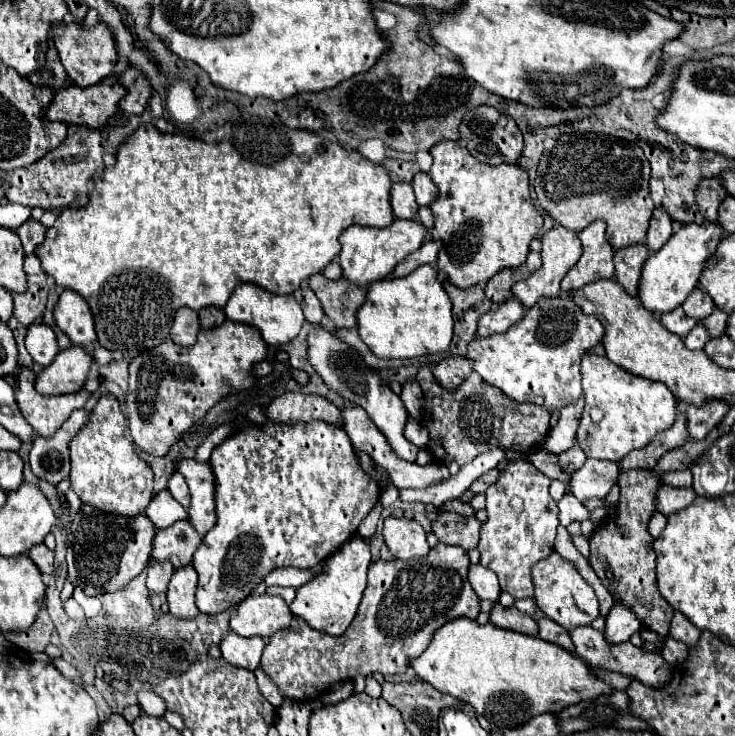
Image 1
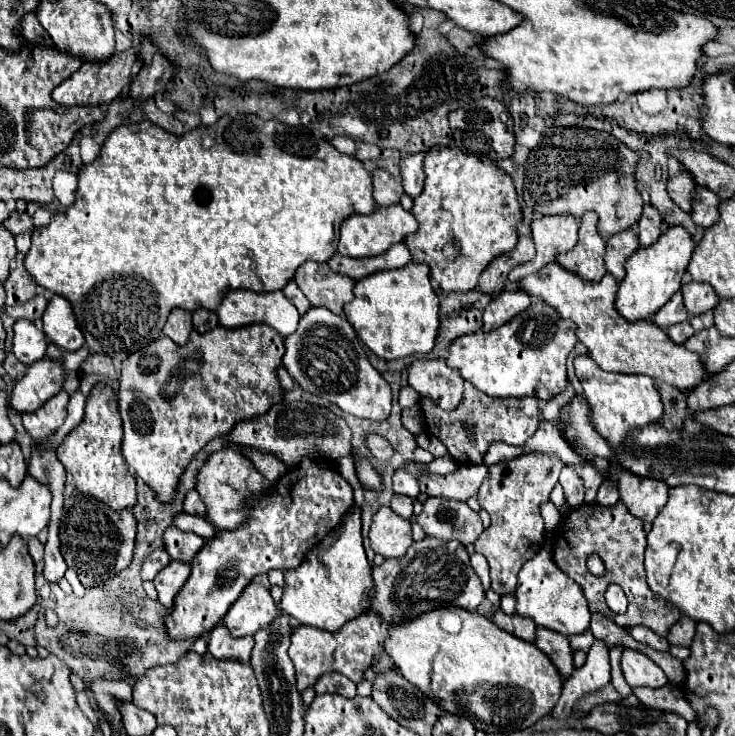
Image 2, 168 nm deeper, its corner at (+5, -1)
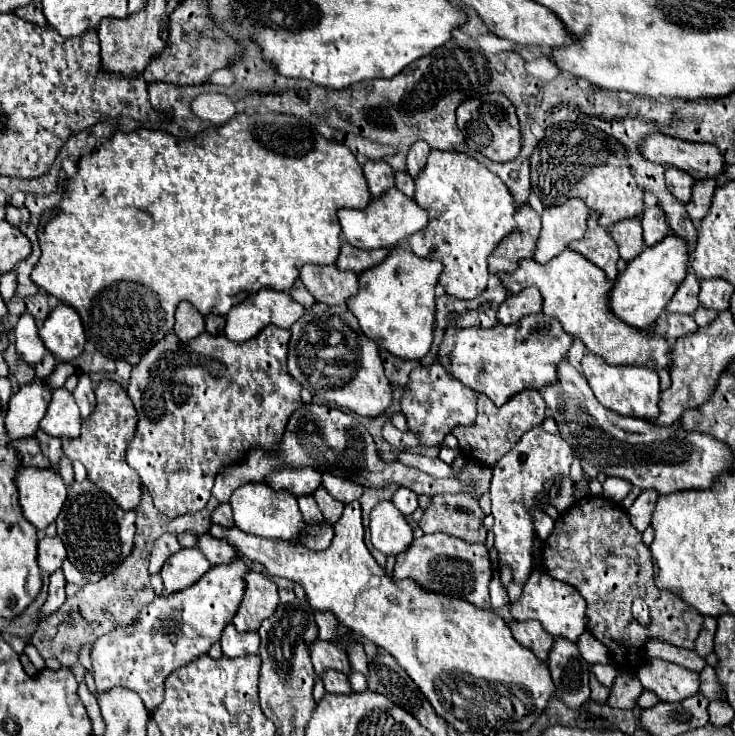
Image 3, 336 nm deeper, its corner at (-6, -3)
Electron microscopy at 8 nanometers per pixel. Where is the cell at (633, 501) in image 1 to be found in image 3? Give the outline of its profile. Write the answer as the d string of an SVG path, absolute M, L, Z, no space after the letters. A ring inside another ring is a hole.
M584 496L584 498L576 500L564 514L560 514L552 534L546 538L546 544L542 550L542 566L548 576L568 582L582 594L582 598L586 600L586 608L588 608L586 610L588 632L608 648L610 660L616 666L616 670L630 672L630 670L636 670L642 664L646 664L646 660L640 656L644 656L644 646L652 638L662 640L672 646L678 646L678 648L694 650L694 640L698 638L698 634L702 630L704 618L698 614L696 608L688 606L678 596L656 588L650 550L648 550L648 546L644 546L642 534L636 532L634 526L630 524L626 510L622 506L618 506L616 502L612 502L604 496ZM634 598L642 598L650 606L650 624L648 626L640 626L636 622L636 618L632 616L632 600Z

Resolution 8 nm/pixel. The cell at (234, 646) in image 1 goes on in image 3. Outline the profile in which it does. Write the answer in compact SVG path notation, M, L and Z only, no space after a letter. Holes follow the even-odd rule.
M228 624L224 628L220 644L222 644L224 656L228 656L228 654L236 654L236 656L258 654L260 636L258 636L258 632L238 632L232 624Z

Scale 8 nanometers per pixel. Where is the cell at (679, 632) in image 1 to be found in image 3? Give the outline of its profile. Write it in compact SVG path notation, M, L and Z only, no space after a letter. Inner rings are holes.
M706 616L702 632L696 638L696 654L706 656L714 650L714 634L716 634L716 618Z

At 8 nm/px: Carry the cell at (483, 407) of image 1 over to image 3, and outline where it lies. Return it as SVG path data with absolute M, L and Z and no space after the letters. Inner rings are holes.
M522 390L516 394L508 404L504 406L492 406L490 398L478 396L478 418L470 426L456 426L452 432L458 438L460 450L466 460L480 460L488 466L494 466L504 452L508 452L524 432L528 432L532 426L540 426L544 422L544 400L538 390Z

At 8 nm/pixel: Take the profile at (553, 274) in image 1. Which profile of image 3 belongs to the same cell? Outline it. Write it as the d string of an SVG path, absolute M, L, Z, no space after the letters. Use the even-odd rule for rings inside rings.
M572 198L562 206L550 206L542 214L542 232L536 242L534 260L546 264L558 256L572 240L580 240L586 230L588 206L580 198Z

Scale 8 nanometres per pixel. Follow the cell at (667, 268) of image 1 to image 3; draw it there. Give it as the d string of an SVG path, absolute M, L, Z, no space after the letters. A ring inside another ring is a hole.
M666 236L662 242L648 246L642 254L630 260L626 270L618 274L610 290L608 302L610 302L612 314L618 316L628 326L634 326L638 330L648 330L656 322L656 318L664 312L676 288L684 280L686 260L688 260L686 254L688 254L688 246L680 238Z

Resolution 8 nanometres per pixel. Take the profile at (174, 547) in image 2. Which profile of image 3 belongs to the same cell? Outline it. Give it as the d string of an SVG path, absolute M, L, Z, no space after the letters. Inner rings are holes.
M200 534L198 548L204 552L208 562L212 562L212 566L230 564L234 560L234 556L240 556L240 552L236 548L232 548L232 544L224 542L220 538L214 538L210 534Z

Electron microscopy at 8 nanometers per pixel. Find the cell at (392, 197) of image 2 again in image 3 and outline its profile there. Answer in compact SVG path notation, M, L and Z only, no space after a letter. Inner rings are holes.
M368 160L362 166L362 172L368 182L368 190L374 198L378 198L386 188L394 186L394 172L384 160Z

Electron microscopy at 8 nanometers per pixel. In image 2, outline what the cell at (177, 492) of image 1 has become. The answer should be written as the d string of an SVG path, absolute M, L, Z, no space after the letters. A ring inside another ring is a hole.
M189 490L189 492L185 494L183 510L189 512L189 514L195 514L195 516L205 516L205 504L201 502L201 498L197 496L195 490Z

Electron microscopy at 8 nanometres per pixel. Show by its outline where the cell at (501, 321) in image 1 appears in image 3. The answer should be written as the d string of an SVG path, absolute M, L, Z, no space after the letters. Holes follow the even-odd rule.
M524 288L518 294L510 294L498 308L498 322L510 324L518 322L528 314L542 312L542 296L536 288Z

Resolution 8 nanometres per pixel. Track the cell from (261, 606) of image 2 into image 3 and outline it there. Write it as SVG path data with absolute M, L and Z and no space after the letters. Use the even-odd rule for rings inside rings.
M246 572L244 582L244 598L240 602L236 616L232 618L232 624L240 632L258 630L262 620L270 618L280 602L276 584L268 576L258 572Z

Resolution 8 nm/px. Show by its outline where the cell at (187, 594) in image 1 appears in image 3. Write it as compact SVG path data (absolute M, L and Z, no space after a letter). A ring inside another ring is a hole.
M194 546L194 548L180 548L176 554L172 554L166 564L160 570L160 576L164 580L164 590L168 594L184 590L198 582L212 564L204 558L204 554Z

